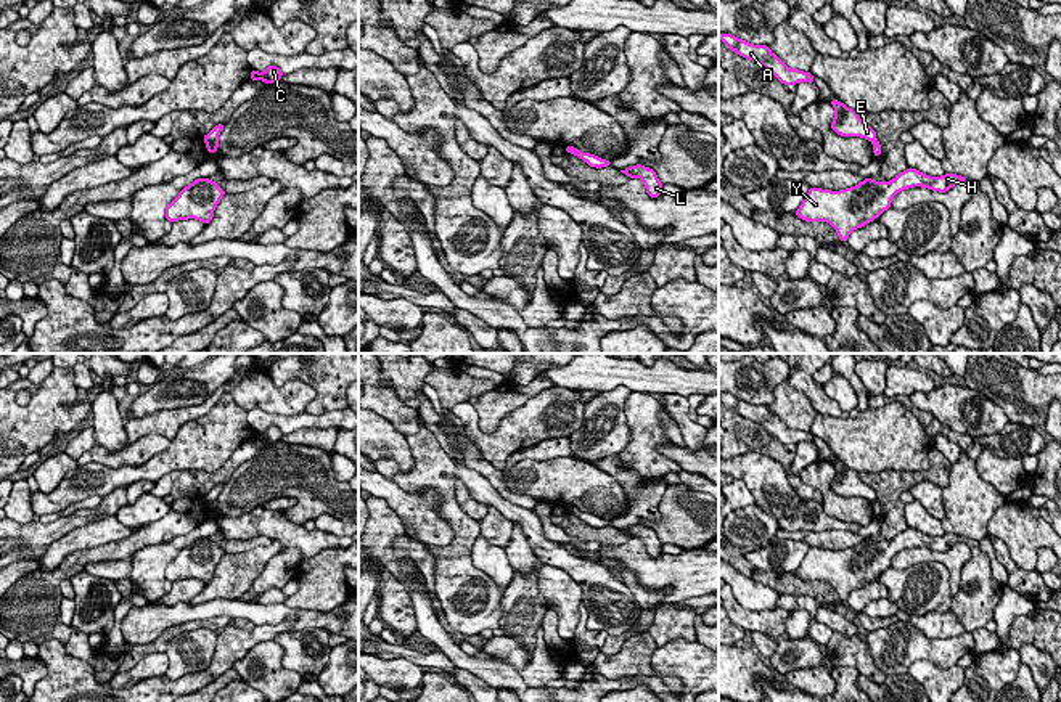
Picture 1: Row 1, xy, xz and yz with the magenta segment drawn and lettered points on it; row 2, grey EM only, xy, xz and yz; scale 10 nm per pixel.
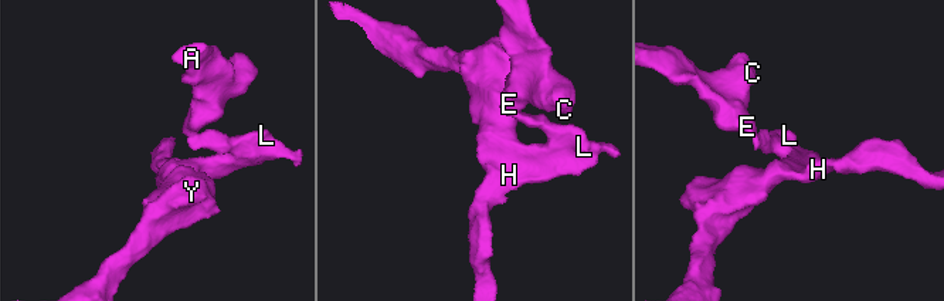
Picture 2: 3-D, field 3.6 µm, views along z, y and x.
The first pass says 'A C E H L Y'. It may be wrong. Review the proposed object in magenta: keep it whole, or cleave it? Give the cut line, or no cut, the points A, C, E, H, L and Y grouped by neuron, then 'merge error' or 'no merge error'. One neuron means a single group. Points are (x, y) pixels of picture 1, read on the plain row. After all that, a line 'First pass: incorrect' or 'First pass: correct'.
cut in xy along (216, 498), (206, 503); A C E / H L Y; merge error
First pass: incorrect

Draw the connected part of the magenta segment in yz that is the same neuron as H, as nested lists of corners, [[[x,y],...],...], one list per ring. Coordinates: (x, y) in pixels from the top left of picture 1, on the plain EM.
[[[908,527],[891,541],[865,538],[862,543],[841,551],[810,548],[796,575],[805,582],[828,582],[839,599],[847,602],[852,590],[878,578],[891,567],[892,557],[902,549],[923,546],[945,553],[957,543],[965,541],[966,537],[957,533],[929,537]]]

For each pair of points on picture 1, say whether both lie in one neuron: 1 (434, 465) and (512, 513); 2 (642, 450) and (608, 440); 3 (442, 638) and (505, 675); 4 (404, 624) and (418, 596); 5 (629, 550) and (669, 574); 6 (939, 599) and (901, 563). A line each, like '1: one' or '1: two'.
1: one
2: two
3: one
4: two
5: one
6: two

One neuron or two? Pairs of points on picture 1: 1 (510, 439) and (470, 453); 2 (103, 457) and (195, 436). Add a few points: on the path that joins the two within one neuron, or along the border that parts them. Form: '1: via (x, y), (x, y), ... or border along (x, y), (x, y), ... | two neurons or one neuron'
1: border along (458, 416), (465, 434), (481, 455), (502, 471) | two neurons
2: border along (171, 440), (163, 450), (139, 465) | two neurons

